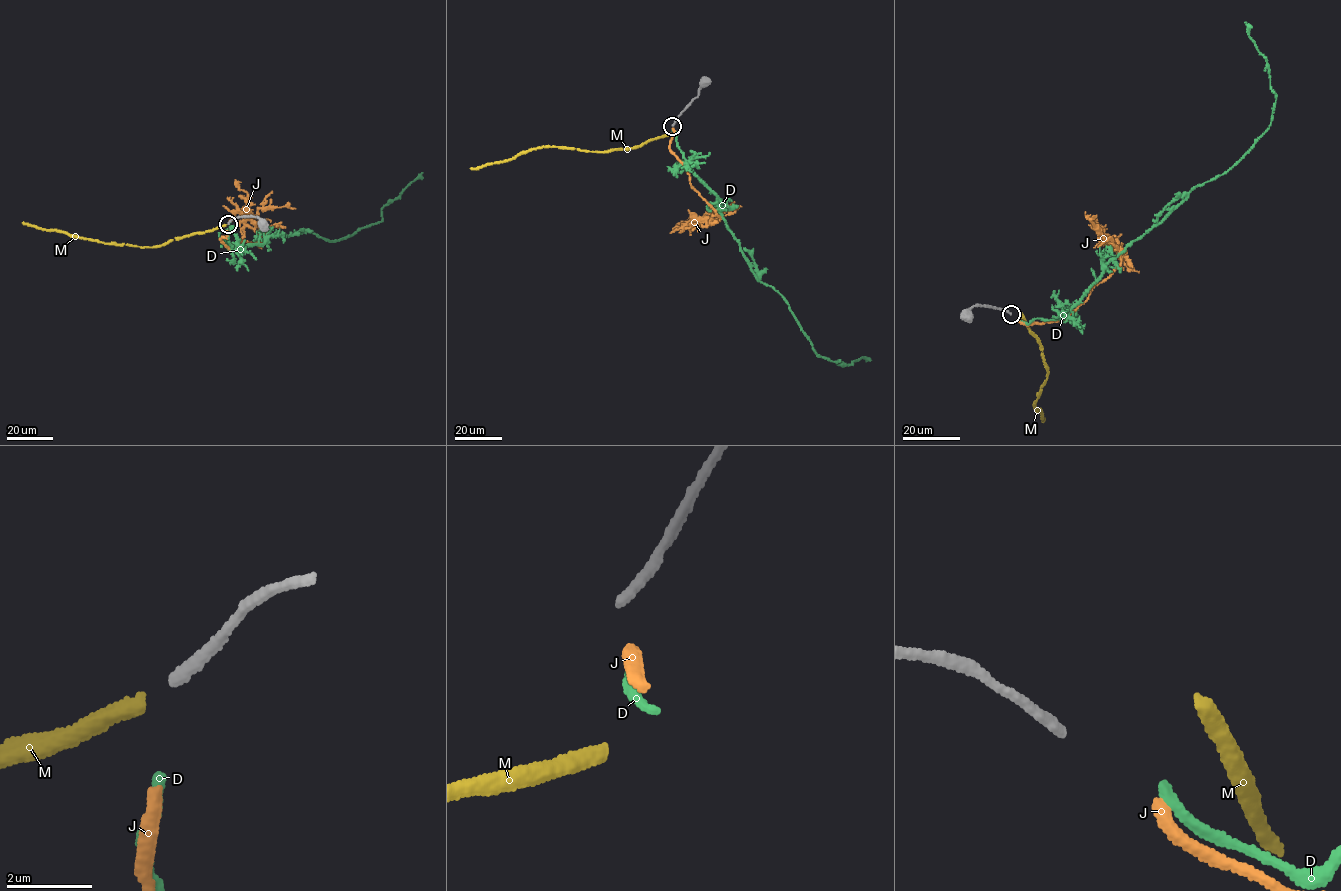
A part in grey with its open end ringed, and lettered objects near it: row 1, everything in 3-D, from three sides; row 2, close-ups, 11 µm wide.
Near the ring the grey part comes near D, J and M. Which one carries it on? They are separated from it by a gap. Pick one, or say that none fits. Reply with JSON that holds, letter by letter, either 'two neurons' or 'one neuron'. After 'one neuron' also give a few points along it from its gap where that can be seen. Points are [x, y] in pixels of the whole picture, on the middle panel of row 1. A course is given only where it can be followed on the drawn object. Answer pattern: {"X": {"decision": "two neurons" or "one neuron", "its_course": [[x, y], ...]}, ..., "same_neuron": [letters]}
{"D": {"decision": "one neuron", "its_course": [[673, 129], [683, 157], [717, 197], [726, 226], [759, 281], [781, 294], [814, 350], [840, 364], [869, 358]]}, "J": {"decision": "two neurons"}, "M": {"decision": "two neurons"}, "same_neuron": ["D"]}

